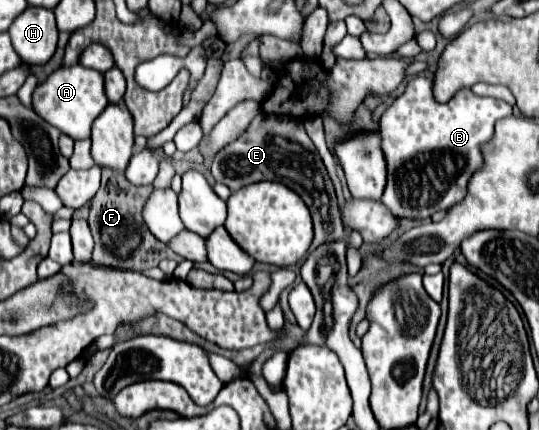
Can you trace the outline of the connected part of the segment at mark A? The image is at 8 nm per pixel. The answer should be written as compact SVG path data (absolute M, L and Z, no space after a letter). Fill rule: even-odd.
M81 64L55 70L43 84L37 86L33 94L33 110L73 140L91 138L91 124L107 108L107 104L109 100L105 96L103 74L97 70L89 70Z

